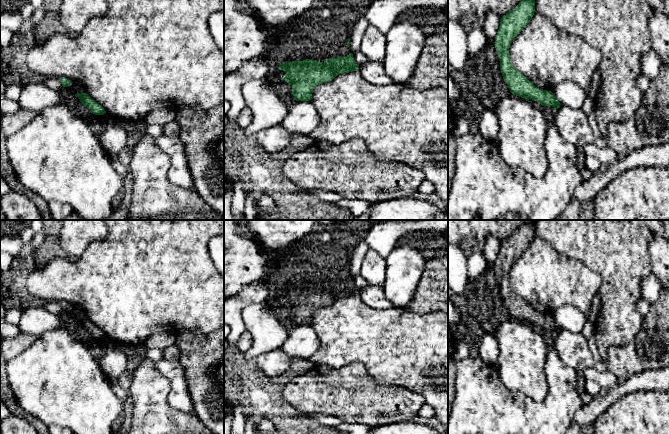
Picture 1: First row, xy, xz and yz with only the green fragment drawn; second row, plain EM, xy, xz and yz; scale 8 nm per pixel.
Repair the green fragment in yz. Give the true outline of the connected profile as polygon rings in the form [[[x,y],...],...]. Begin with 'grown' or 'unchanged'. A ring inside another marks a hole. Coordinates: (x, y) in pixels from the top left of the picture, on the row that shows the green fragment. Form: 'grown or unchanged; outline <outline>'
grown; outline [[[523,0],[513,10],[500,19],[500,26],[495,37],[500,69],[504,81],[513,95],[537,101],[543,106],[543,115],[553,121],[556,110],[560,107],[554,93],[537,88],[521,72],[513,67],[509,48],[514,38],[526,27],[535,12],[535,0]]]

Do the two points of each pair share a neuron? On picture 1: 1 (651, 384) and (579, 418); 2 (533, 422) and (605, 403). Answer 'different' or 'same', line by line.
1: same
2: different

